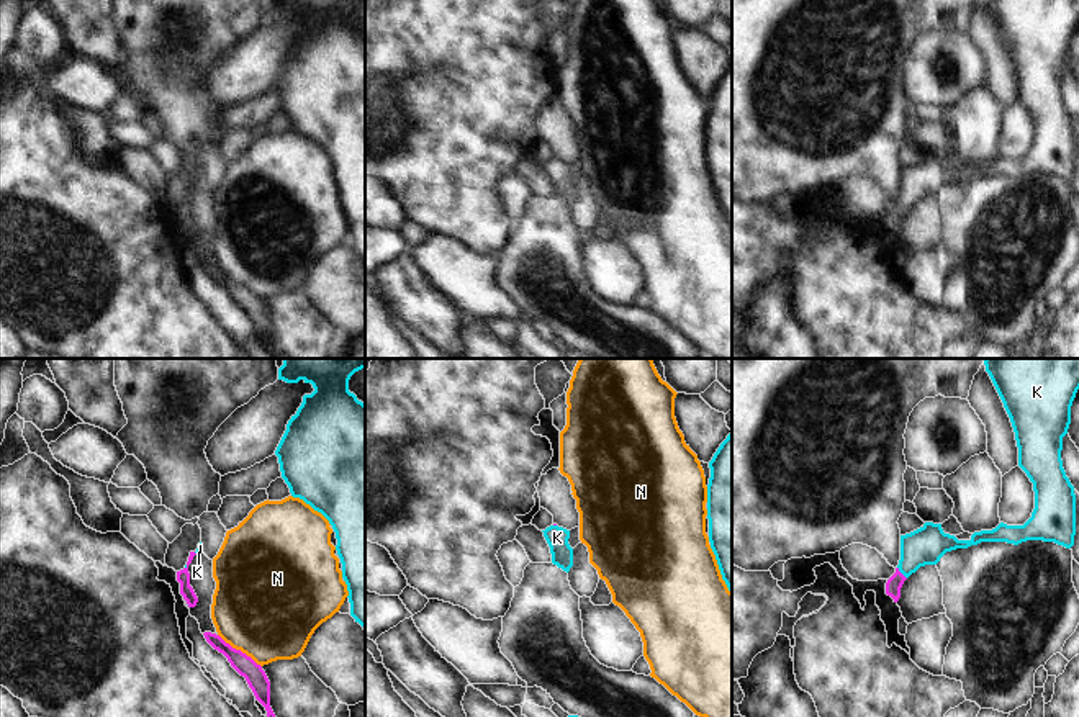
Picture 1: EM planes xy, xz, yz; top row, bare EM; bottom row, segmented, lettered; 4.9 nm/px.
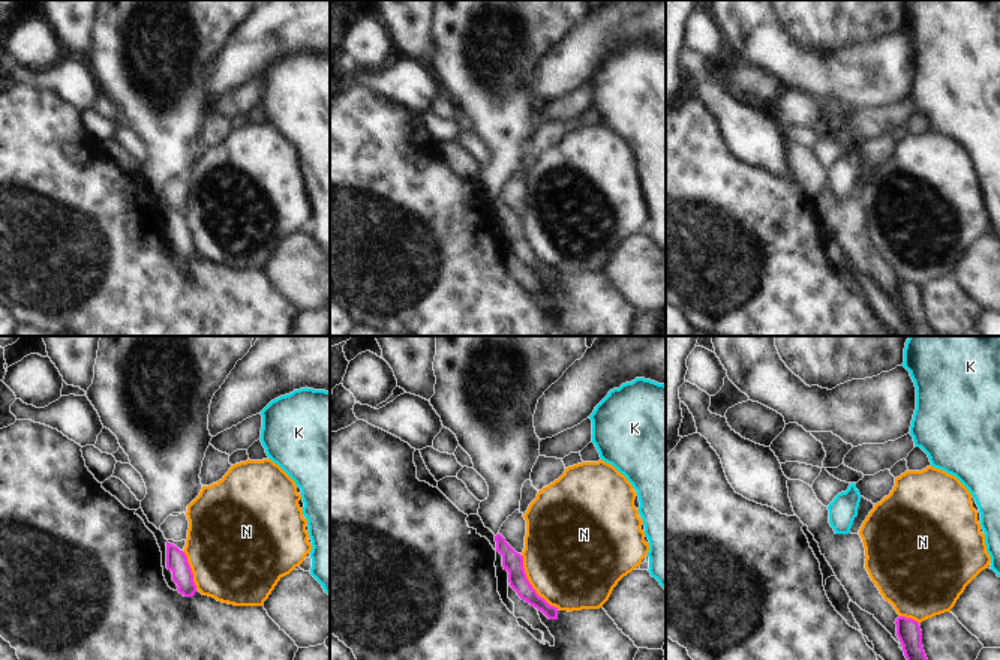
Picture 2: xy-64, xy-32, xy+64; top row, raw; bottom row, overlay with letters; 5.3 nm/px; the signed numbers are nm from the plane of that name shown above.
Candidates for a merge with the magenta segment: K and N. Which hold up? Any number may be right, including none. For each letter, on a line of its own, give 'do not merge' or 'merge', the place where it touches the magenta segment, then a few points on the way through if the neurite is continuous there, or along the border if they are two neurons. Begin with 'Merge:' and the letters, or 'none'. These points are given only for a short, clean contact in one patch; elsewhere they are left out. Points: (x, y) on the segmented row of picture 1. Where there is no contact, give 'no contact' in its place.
Merge: K
K: merge; meets magenta in yz at (901, 573); runs through yz (894, 583), (901, 573), (925, 545)
N: do not merge; meets magenta in xy at (239, 650)

